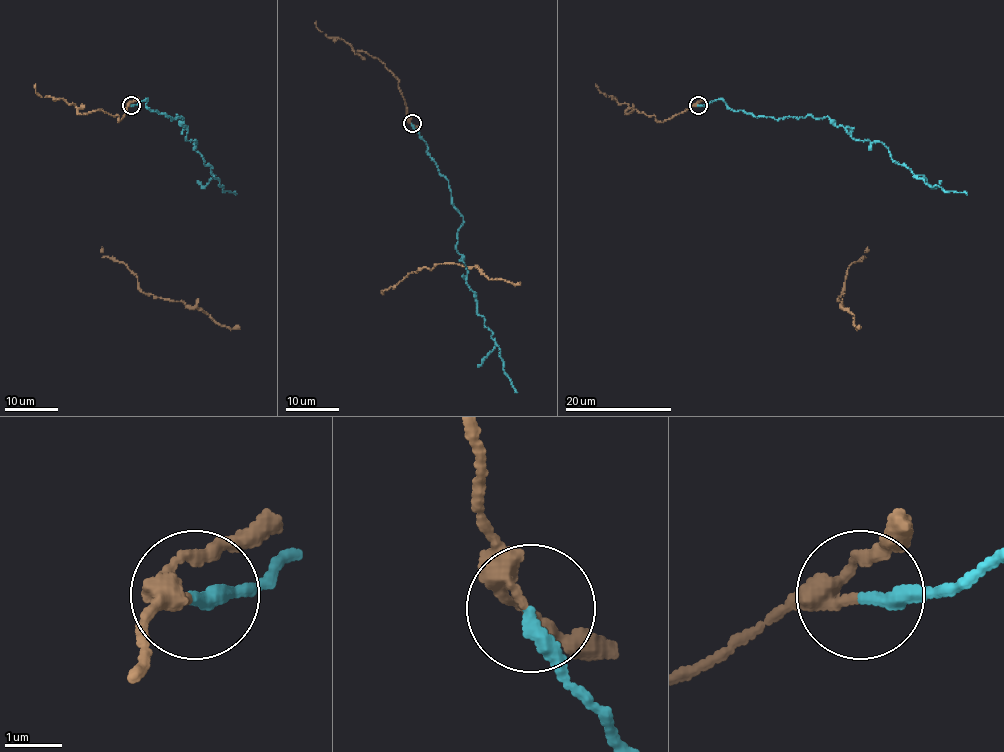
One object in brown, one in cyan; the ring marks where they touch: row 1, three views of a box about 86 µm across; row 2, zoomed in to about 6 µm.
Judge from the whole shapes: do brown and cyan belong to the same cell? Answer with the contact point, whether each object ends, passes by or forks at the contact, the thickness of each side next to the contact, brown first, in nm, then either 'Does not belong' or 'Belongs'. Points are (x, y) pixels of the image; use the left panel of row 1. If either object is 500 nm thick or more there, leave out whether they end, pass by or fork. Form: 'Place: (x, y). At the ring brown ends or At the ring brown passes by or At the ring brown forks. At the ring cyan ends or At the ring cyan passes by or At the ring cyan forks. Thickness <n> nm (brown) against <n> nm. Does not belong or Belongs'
Place: (131, 105). At the ring brown passes by. At the ring cyan ends. Thickness 240 nm (brown) against 260 nm. Belongs

